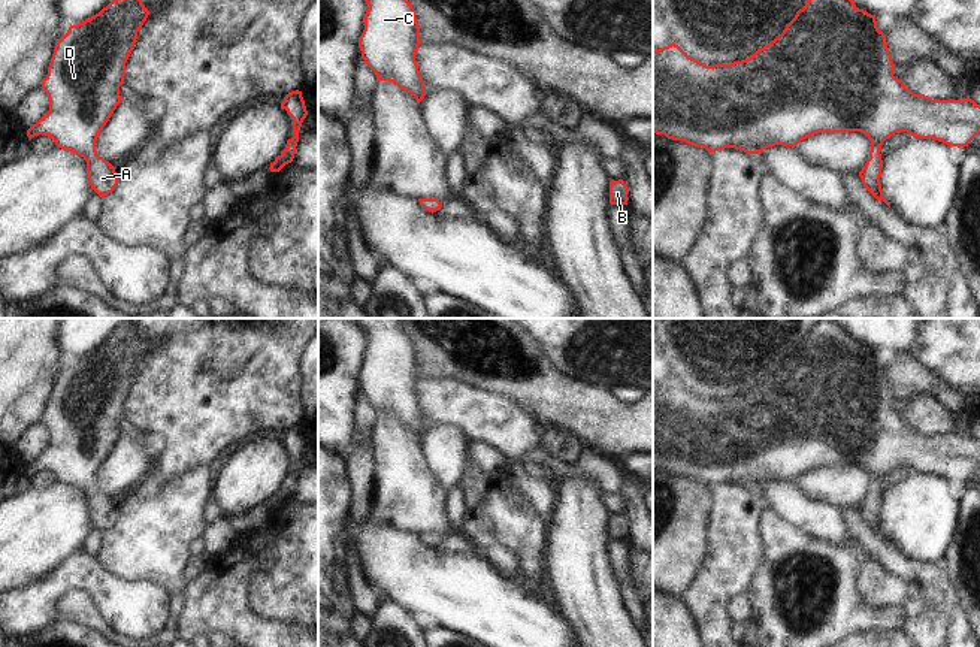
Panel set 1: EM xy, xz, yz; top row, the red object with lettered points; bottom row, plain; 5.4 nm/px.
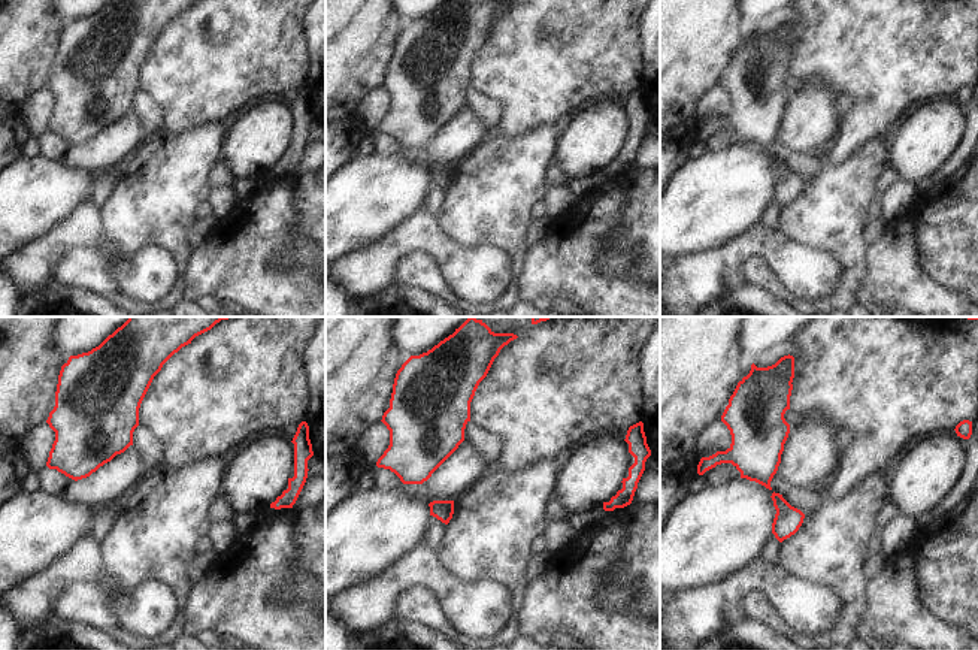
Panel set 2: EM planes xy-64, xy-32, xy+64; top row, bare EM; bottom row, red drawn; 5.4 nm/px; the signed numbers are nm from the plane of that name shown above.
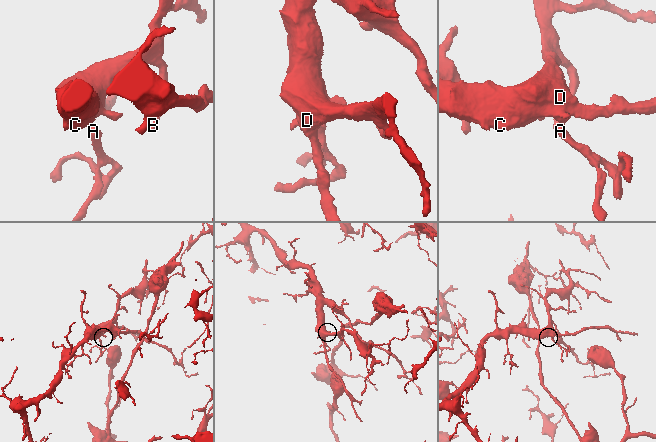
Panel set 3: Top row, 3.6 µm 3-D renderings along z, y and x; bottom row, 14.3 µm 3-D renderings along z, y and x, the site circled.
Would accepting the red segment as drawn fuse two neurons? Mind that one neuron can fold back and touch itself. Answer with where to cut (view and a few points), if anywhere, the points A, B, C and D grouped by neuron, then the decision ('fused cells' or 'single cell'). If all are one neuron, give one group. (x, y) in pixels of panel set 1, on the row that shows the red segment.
cut none; groups A B C D; single cell

